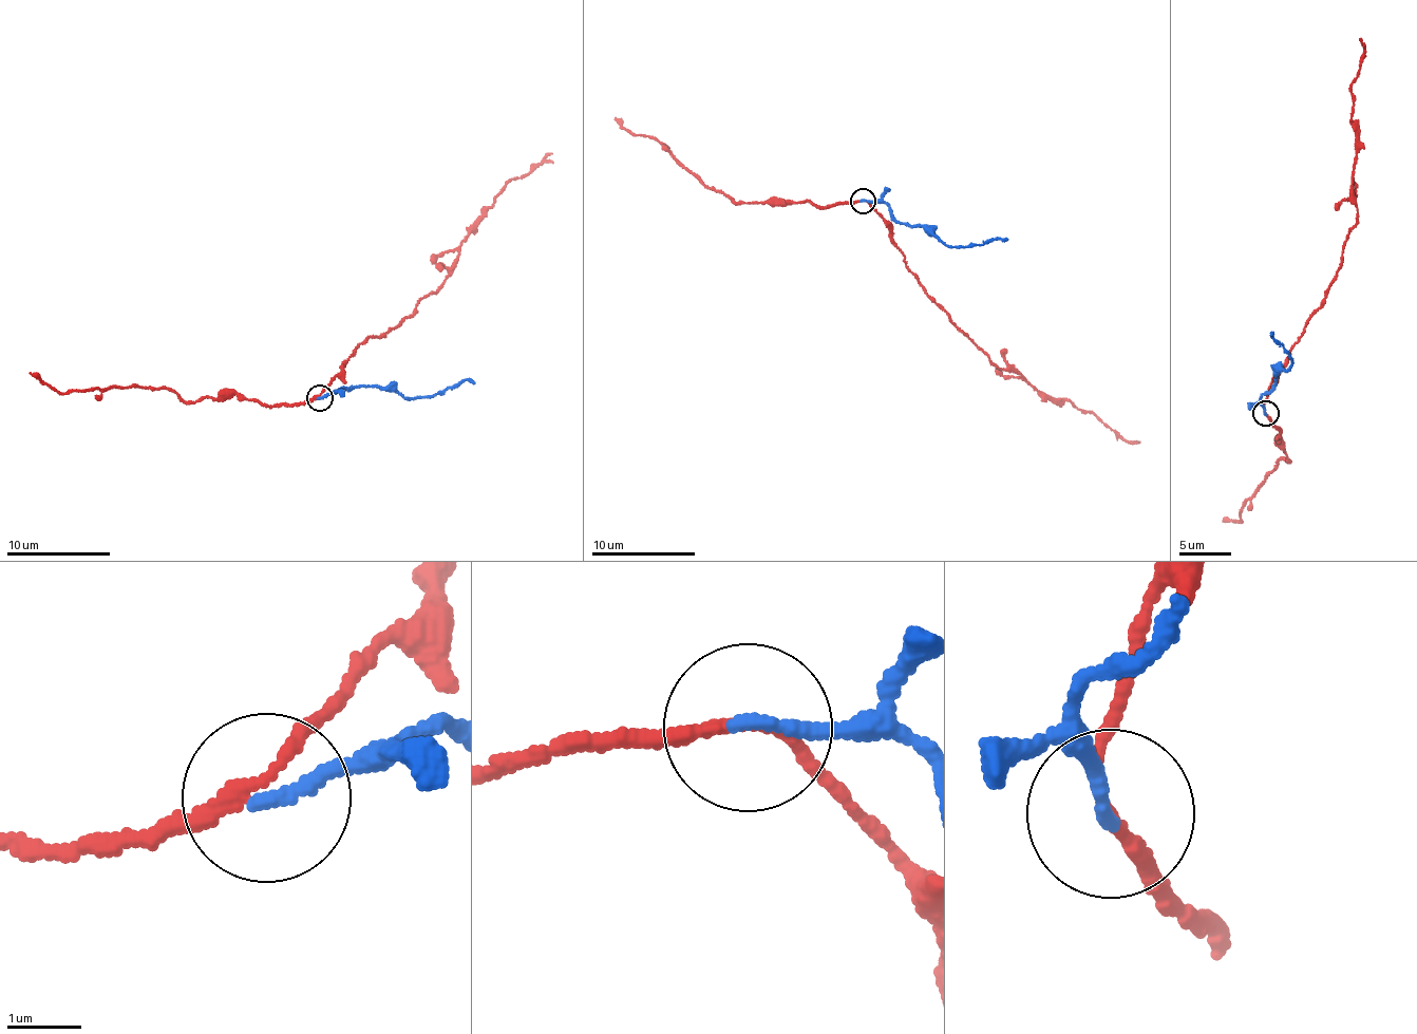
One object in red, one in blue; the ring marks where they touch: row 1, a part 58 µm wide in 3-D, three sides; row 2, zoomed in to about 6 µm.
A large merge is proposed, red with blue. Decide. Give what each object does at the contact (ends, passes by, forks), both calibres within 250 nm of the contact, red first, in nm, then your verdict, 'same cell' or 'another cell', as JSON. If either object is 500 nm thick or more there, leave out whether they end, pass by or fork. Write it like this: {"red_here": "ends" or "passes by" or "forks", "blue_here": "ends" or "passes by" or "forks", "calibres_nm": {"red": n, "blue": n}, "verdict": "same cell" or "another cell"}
{"red_here": "passes by", "blue_here": "ends", "calibres_nm": {"red": 150, "blue": 190}, "verdict": "another cell"}

